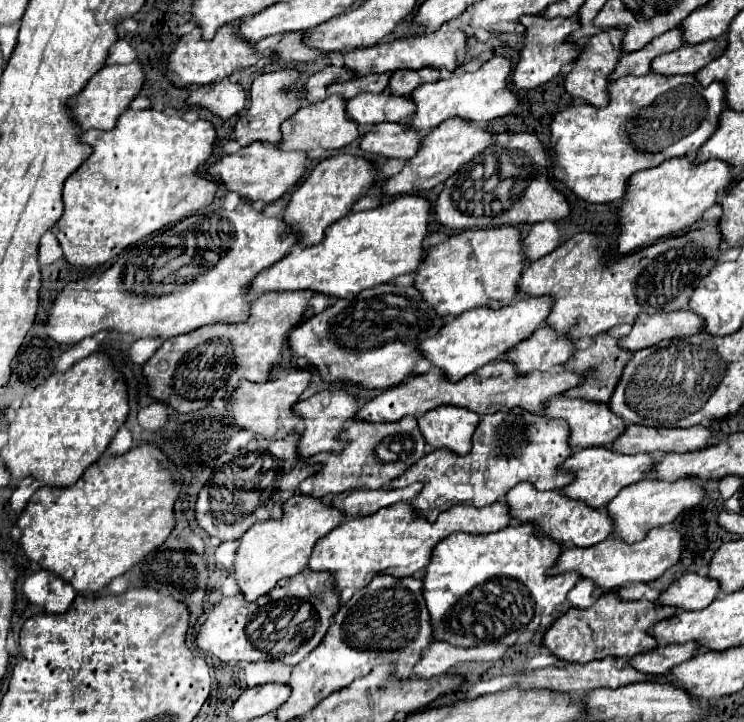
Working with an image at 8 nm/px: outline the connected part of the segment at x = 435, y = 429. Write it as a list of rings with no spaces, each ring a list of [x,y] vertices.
[[[436,407],[418,419],[424,441],[434,449],[448,449],[454,455],[470,451],[470,437],[478,427],[480,417],[464,407]]]

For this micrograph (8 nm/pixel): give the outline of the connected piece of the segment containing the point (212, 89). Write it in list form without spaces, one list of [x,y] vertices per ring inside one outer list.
[[[224,79],[218,83],[192,87],[190,95],[186,97],[186,105],[206,109],[220,119],[230,119],[244,109],[246,93],[242,85]]]

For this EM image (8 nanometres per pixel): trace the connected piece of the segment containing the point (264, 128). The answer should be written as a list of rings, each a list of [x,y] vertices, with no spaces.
[[[284,69],[284,71],[272,71],[258,75],[252,83],[252,99],[250,107],[244,109],[234,125],[234,139],[246,147],[254,141],[260,143],[278,143],[280,141],[280,125],[296,113],[300,107],[306,105],[306,99],[302,99],[302,87],[304,87],[306,77],[296,73],[294,69]]]

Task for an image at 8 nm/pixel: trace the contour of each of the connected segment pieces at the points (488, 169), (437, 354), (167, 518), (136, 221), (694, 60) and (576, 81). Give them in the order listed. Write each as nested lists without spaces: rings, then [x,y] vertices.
[[[516,133],[502,145],[486,147],[476,159],[470,159],[456,175],[446,179],[434,205],[436,223],[458,231],[560,221],[568,217],[568,213],[568,201],[552,187],[548,177],[546,151],[530,133]]]
[[[532,297],[532,299],[520,299],[496,311],[486,307],[466,311],[454,319],[448,319],[448,323],[434,337],[420,343],[420,355],[428,359],[434,367],[438,367],[446,379],[460,381],[462,377],[498,359],[510,347],[532,335],[532,331],[536,331],[542,325],[544,317],[550,313],[550,307],[552,303],[548,297],[540,299]]]
[[[143,443],[124,455],[112,456],[108,451],[84,471],[78,483],[66,489],[58,487],[40,487],[28,501],[26,509],[20,513],[16,525],[22,535],[18,547],[24,557],[38,565],[40,569],[54,573],[74,587],[78,595],[88,591],[102,591],[114,577],[124,575],[132,565],[142,561],[150,551],[160,547],[170,531],[174,529],[174,501],[178,497],[180,485],[172,481],[170,473],[162,467],[145,467],[161,465],[172,469],[168,457],[160,447],[153,443]]]
[[[128,109],[120,115],[112,131],[90,129],[80,135],[80,141],[92,147],[92,155],[66,179],[64,215],[52,227],[52,233],[64,251],[64,259],[70,265],[94,267],[111,261],[128,246],[141,241],[142,237],[170,223],[178,223],[194,211],[210,205],[218,189],[218,183],[200,177],[200,169],[212,155],[216,141],[216,131],[210,121],[198,119],[188,123],[182,117],[166,117],[156,109]]]
[[[712,39],[700,45],[684,45],[672,53],[664,53],[656,57],[650,65],[650,73],[692,75],[694,71],[700,71],[700,67],[716,59],[716,55],[724,53],[724,47],[726,47],[724,39]]]
[[[614,29],[614,31],[602,31],[594,37],[588,39],[588,43],[582,45],[580,55],[576,57],[572,69],[566,73],[564,77],[564,91],[572,97],[572,99],[582,99],[588,105],[594,107],[604,107],[608,103],[608,75],[610,71],[616,67],[620,55],[622,55],[622,31]]]

